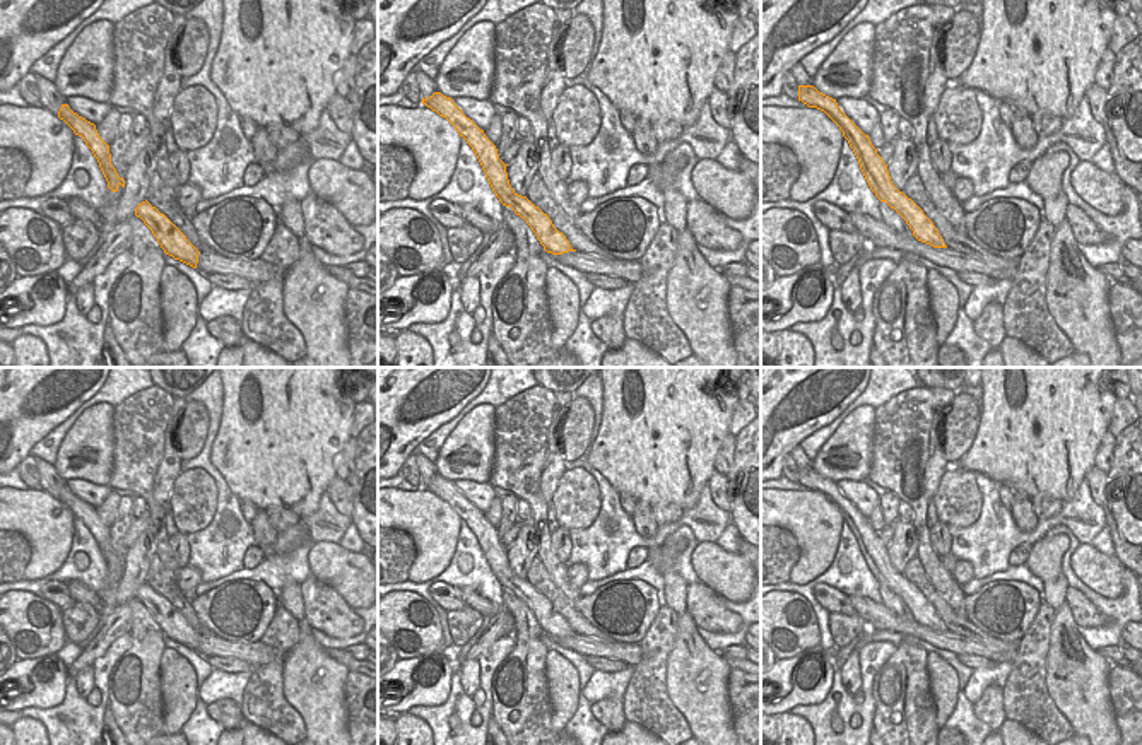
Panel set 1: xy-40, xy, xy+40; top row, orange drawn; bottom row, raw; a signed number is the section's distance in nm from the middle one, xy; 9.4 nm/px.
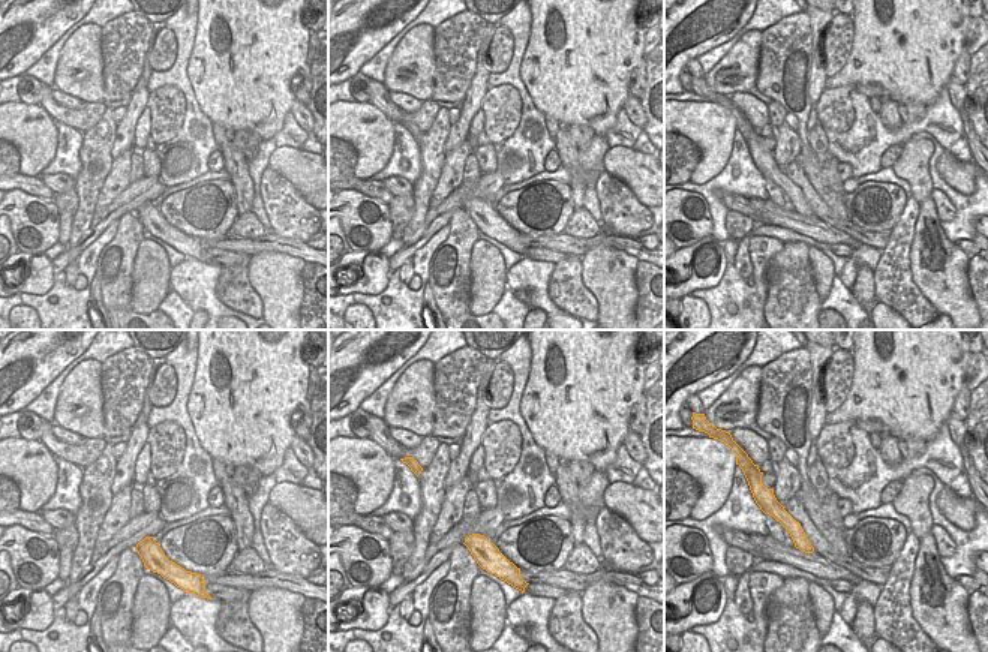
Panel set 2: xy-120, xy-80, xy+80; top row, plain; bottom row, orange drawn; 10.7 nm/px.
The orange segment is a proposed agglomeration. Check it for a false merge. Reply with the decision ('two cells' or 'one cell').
one cell

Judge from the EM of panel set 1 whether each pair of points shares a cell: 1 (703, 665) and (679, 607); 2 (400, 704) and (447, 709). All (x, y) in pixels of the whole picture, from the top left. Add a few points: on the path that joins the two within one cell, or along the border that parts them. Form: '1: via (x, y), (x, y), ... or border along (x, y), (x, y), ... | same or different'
1: border along (686, 610), (679, 615) | different
2: border along (450, 687), (440, 704), (406, 711) | different

